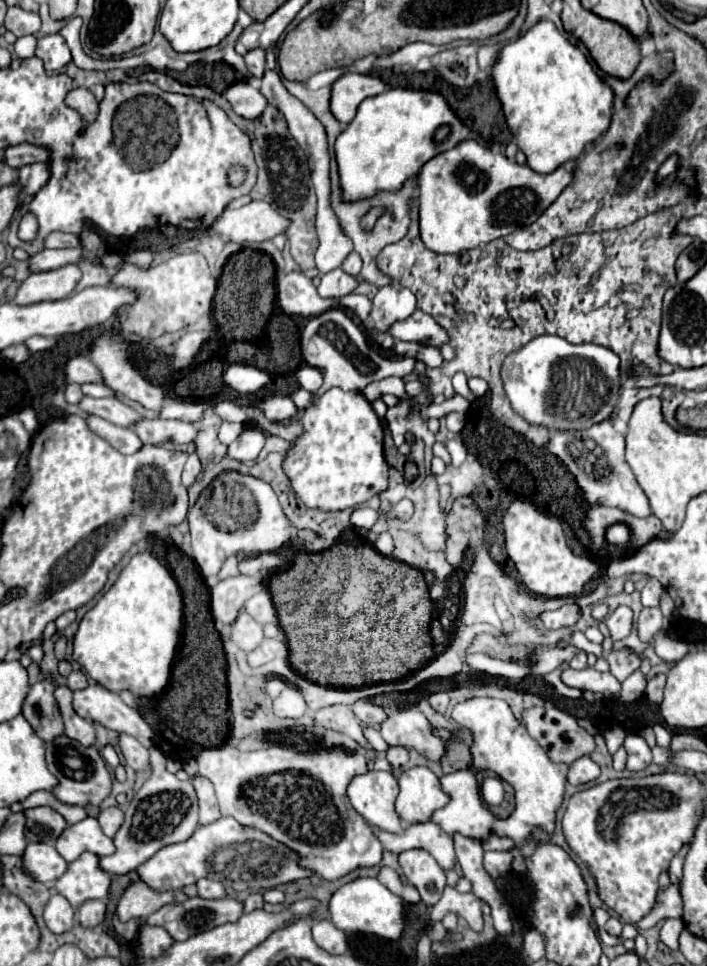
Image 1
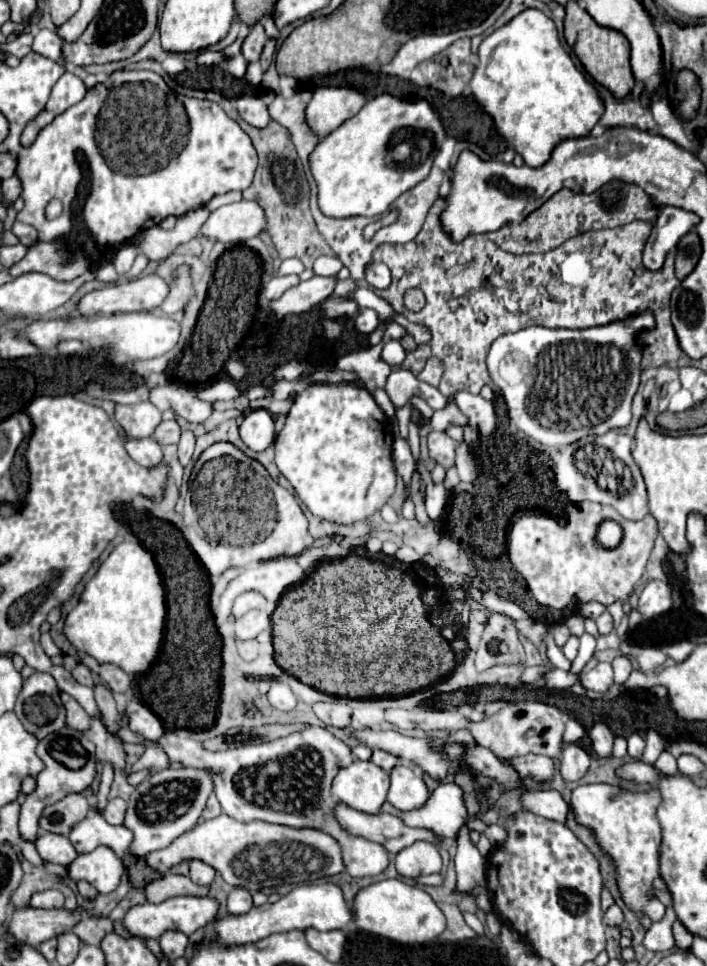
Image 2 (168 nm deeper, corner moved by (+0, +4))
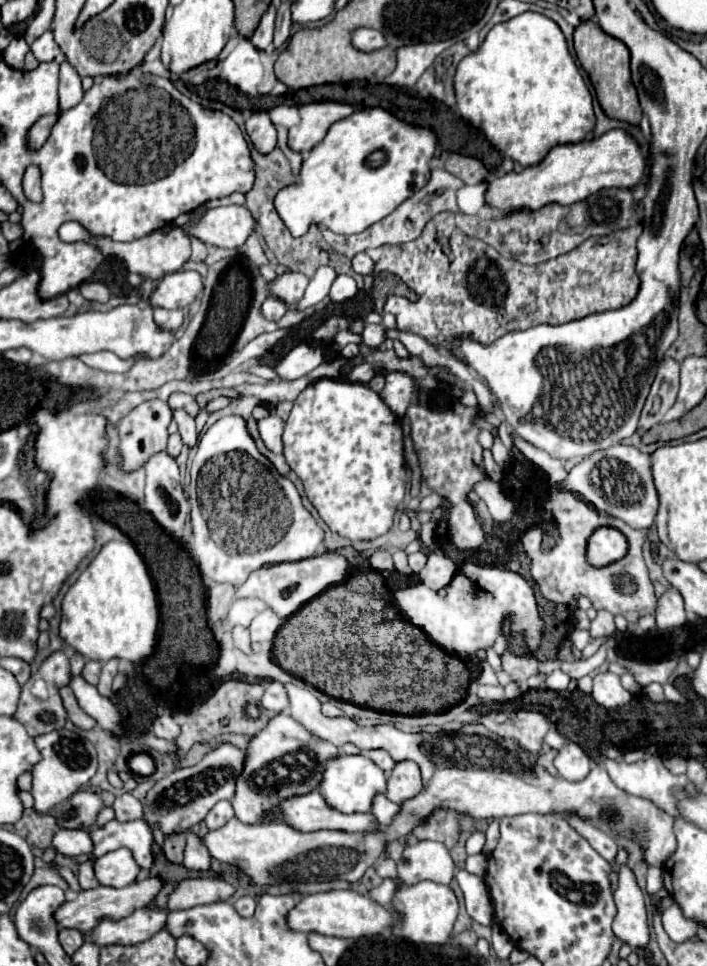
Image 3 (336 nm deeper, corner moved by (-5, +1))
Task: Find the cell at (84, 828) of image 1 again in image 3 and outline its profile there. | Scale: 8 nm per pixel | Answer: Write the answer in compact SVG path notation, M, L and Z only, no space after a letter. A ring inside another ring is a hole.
M111 820L105 826L93 826L89 830L89 836L93 840L93 852L81 854L75 858L77 862L87 862L89 858L99 858L111 850L117 848L129 848L135 862L141 868L151 868L153 864L153 834L145 820L133 820L133 822L117 822Z

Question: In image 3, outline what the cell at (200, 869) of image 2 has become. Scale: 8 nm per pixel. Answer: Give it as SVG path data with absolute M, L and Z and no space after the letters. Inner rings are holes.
M187 832L187 848L185 848L185 860L183 866L189 870L211 870L211 856L207 848L201 844L201 838L193 832Z

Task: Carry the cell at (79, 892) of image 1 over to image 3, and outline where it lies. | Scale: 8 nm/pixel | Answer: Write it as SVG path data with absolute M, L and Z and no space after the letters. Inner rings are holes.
M119 848L119 850L107 852L105 856L97 858L93 862L93 872L101 886L123 888L123 886L129 886L131 882L135 882L139 866L135 864L135 860L127 848Z

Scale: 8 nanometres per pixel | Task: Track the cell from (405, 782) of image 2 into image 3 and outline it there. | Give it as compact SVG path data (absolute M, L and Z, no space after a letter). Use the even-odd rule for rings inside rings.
M411 760L397 762L387 780L387 798L395 804L403 804L405 800L417 796L421 792L421 772L419 766Z

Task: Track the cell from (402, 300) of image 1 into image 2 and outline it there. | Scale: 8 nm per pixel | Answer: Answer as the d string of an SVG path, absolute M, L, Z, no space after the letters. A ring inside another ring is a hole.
M372 263L366 269L366 281L376 289L390 287L390 269L384 263Z

